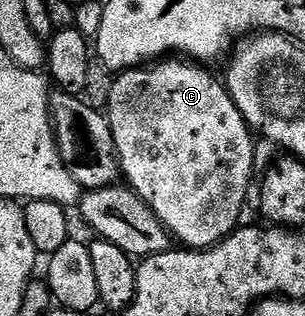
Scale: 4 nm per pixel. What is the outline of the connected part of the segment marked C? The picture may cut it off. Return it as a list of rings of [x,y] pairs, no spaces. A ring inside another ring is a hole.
[[[160,60],[117,73],[106,111],[123,181],[162,220],[181,247],[194,250],[217,246],[241,225],[240,213],[248,202],[252,169],[258,166],[257,143],[252,142],[254,134],[248,121],[238,112],[227,85],[204,70],[192,60]]]

